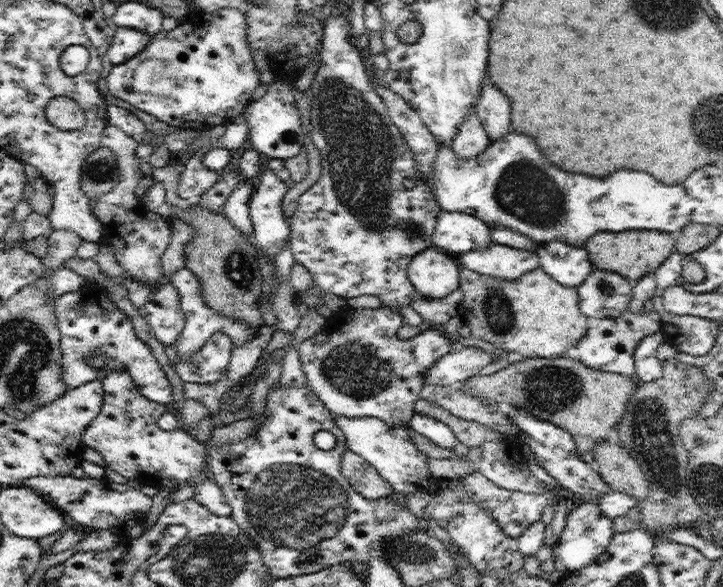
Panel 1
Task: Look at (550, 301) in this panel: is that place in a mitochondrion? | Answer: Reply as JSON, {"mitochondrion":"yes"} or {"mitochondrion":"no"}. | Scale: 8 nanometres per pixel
{"mitochondrion":"no"}

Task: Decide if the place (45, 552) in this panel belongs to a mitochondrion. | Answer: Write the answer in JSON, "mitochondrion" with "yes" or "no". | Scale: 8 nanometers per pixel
{"mitochondrion":"no"}

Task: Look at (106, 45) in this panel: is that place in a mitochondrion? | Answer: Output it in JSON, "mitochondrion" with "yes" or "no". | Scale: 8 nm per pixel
{"mitochondrion":"no"}

